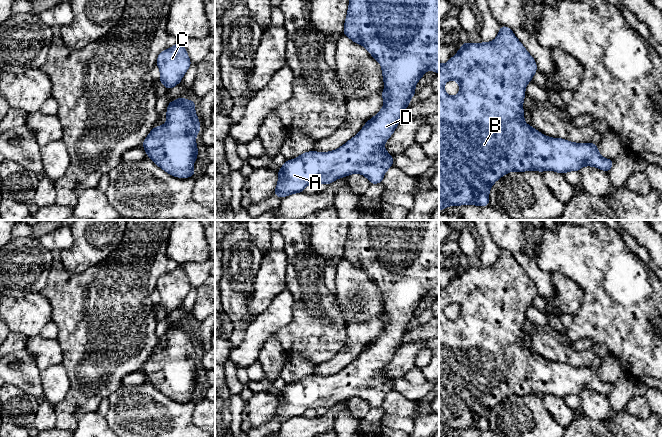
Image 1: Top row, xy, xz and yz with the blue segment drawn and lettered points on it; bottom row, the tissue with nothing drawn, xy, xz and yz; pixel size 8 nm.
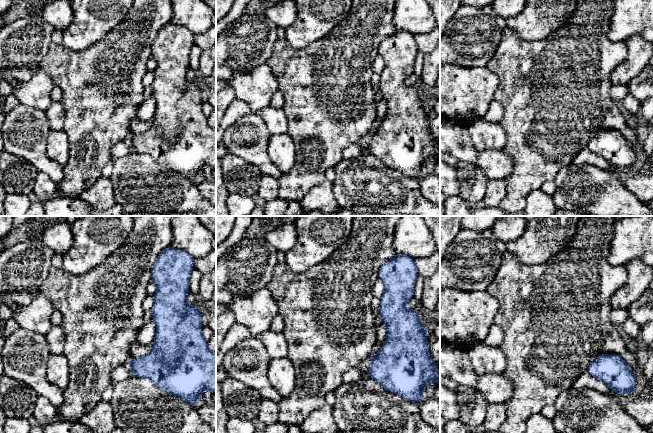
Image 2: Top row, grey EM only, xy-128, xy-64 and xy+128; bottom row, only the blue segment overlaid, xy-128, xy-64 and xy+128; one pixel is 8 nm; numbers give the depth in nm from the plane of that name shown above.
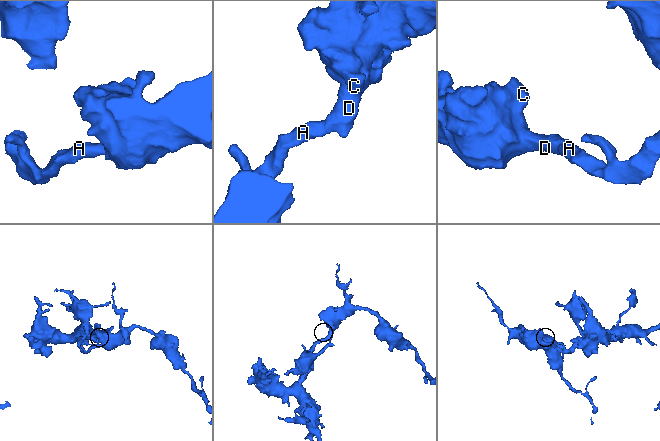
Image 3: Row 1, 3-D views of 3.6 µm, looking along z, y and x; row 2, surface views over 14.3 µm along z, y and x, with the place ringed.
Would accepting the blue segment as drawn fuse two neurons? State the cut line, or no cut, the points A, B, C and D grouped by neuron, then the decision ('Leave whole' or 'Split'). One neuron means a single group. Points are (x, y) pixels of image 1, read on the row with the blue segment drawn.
No split. Groups: A B C D. Leave whole

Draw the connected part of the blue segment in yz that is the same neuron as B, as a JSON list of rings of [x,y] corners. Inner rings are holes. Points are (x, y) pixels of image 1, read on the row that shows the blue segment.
[[[501,26],[497,37],[492,42],[482,42],[472,44],[464,42],[456,53],[446,64],[439,63],[439,211],[448,206],[476,205],[489,206],[489,192],[492,185],[503,175],[511,171],[524,172],[535,170],[543,172],[546,170],[564,174],[568,171],[578,172],[583,166],[593,166],[603,171],[610,171],[613,160],[603,158],[597,149],[597,144],[593,143],[573,143],[561,138],[550,138],[535,130],[531,125],[524,122],[523,100],[525,98],[525,88],[532,81],[533,75],[537,72],[537,65],[534,58],[524,48],[522,43],[507,26]],[[456,80],[460,86],[460,91],[456,96],[449,96],[444,85],[447,81]]]

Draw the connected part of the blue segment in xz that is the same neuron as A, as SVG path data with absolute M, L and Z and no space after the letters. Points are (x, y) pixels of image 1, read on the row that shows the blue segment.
M349 0L343 34L353 42L362 45L380 63L385 84L381 96L383 108L343 146L331 152L309 151L295 159L286 160L278 171L278 184L273 195L282 199L290 194L301 193L310 184L329 185L338 178L353 173L364 175L371 184L381 183L385 172L393 165L393 157L386 151L384 144L400 123L401 116L410 99L415 95L417 82L425 72L432 70L439 73L439 0Z

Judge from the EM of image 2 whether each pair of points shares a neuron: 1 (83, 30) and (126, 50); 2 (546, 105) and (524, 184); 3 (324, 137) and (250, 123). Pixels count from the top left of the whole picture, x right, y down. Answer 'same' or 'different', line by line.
1: different
2: same
3: different

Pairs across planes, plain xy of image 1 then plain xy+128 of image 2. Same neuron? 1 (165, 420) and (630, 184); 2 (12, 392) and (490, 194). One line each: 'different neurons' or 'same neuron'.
1: different neurons
2: different neurons

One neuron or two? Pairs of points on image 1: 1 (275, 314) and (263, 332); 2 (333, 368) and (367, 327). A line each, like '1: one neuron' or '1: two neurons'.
1: one neuron
2: one neuron

